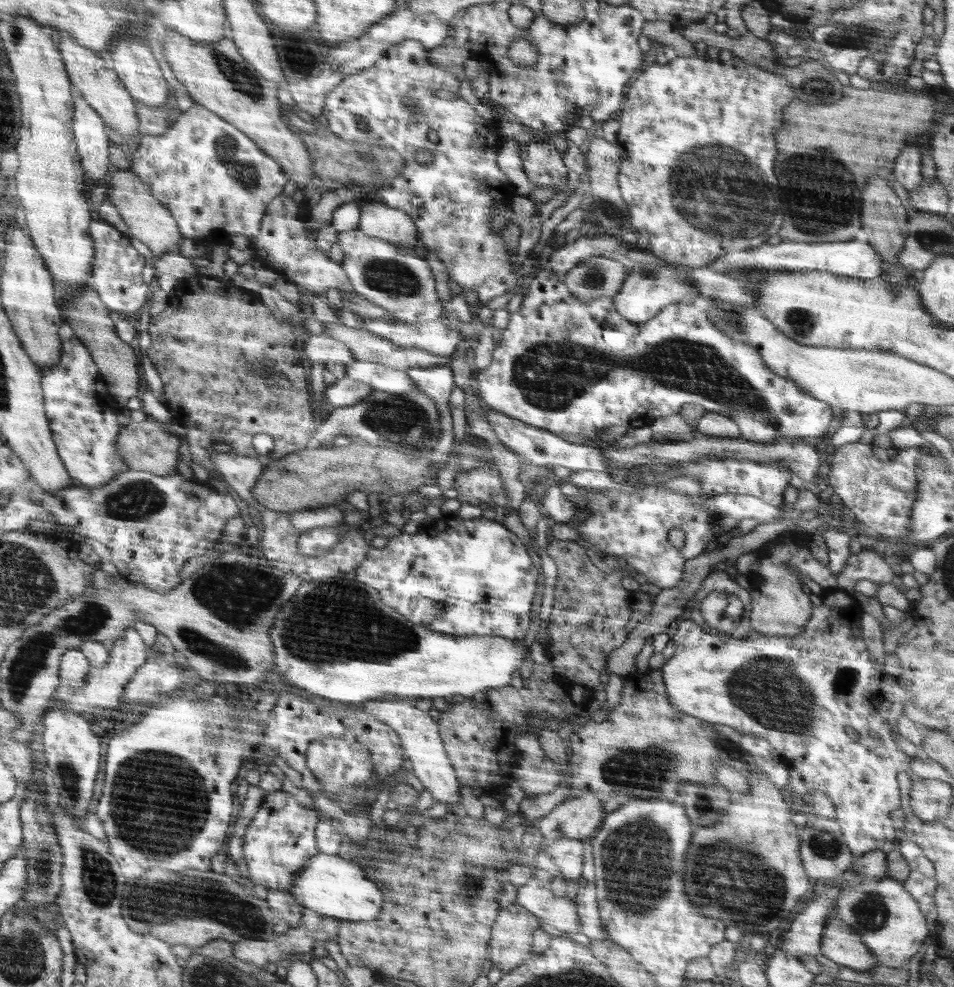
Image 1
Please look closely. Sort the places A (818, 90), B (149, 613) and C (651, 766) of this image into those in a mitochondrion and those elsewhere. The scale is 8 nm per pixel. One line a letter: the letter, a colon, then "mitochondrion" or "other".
A: mitochondrion
B: other
C: mitochondrion

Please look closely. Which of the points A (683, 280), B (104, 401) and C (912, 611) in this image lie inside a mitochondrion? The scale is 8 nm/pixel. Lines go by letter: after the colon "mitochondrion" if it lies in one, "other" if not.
A: other
B: other
C: other

